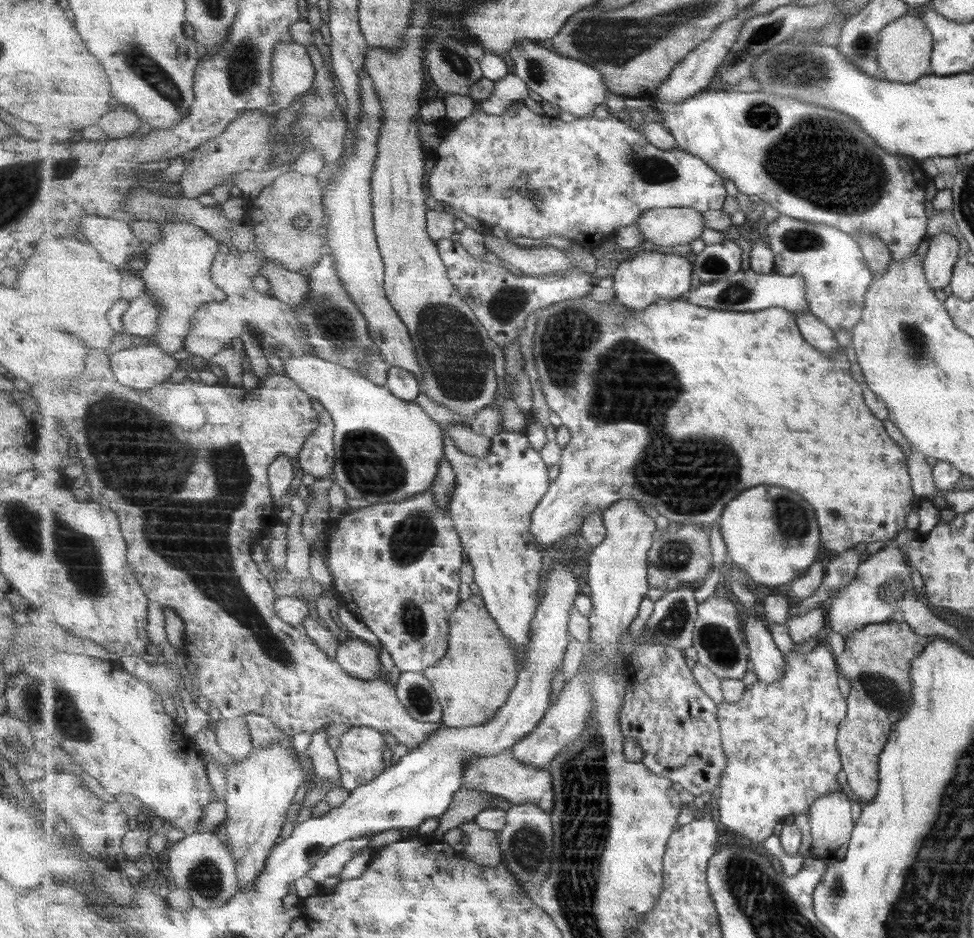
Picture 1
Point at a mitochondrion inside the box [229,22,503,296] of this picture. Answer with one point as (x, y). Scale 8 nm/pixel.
(460, 65)

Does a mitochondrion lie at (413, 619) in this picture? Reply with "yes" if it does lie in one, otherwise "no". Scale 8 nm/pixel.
yes

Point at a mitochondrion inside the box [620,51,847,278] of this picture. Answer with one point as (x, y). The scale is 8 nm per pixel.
(655, 170)

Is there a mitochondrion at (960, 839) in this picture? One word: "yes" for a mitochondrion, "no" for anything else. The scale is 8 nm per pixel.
yes

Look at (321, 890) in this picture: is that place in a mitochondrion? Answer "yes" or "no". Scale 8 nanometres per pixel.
no

